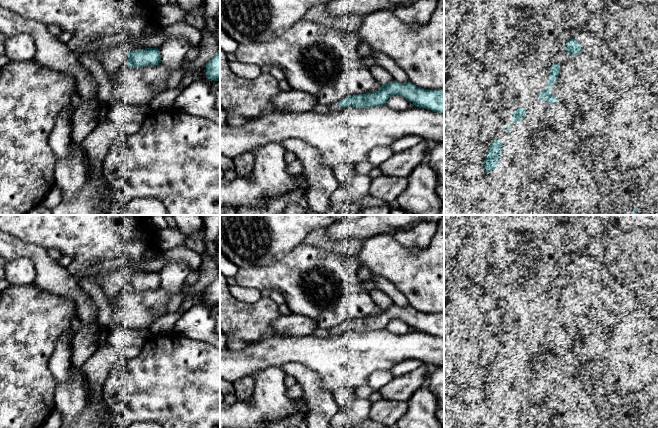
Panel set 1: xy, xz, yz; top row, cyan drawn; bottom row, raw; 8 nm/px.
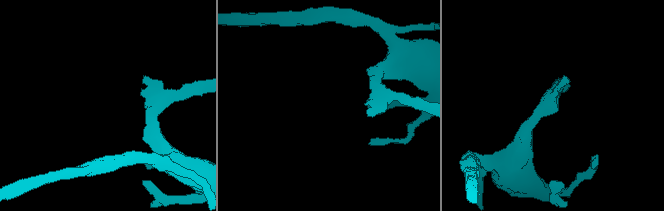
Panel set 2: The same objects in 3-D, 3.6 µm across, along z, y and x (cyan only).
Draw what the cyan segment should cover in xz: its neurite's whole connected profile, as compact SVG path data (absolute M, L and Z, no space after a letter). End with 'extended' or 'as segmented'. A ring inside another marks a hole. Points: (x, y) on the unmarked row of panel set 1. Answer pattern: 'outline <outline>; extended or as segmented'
outline M394 304L388 308L383 308L376 316L345 321L338 327L331 329L329 336L337 336L342 331L347 330L369 332L386 329L387 324L392 319L400 319L416 331L444 337L444 313L428 314L411 306L400 307Z; extended

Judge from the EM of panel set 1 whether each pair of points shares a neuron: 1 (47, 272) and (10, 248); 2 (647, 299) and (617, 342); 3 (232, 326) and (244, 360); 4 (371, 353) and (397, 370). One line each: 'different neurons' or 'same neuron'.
1: same neuron
2: different neurons
3: different neurons
4: different neurons

